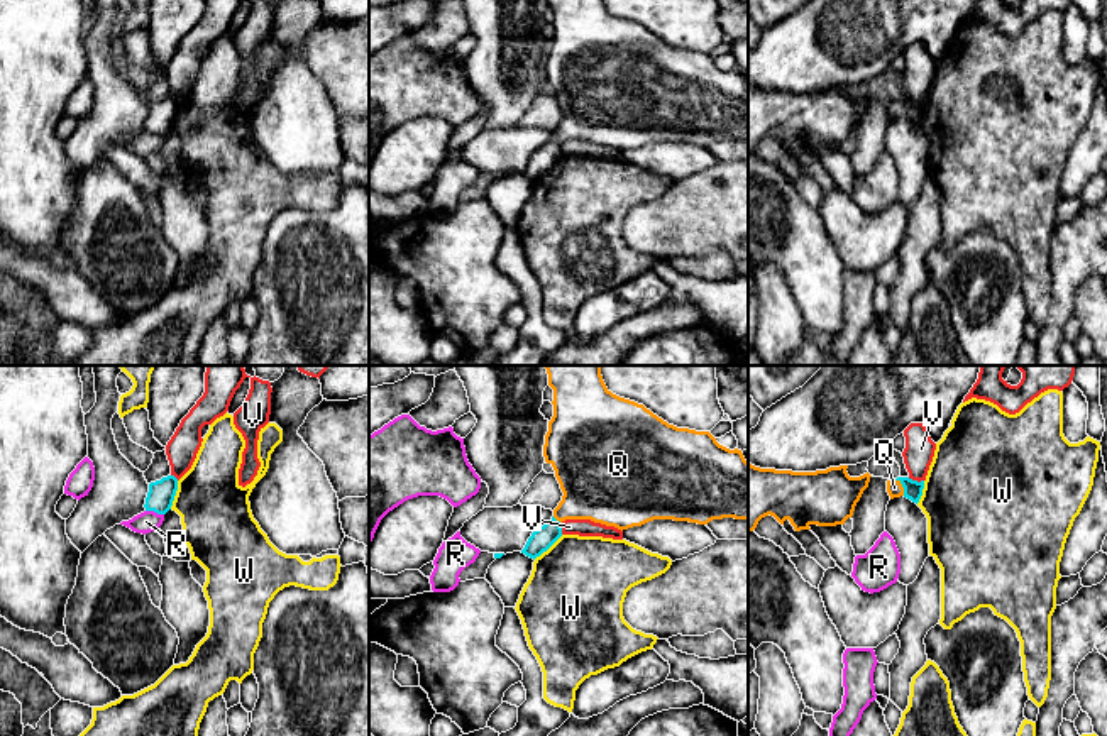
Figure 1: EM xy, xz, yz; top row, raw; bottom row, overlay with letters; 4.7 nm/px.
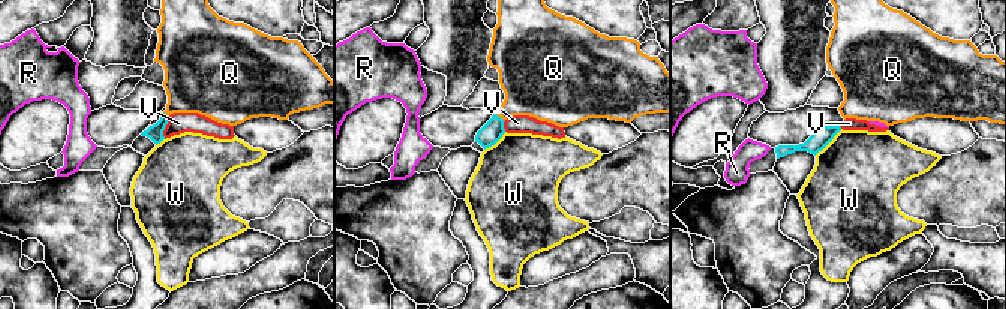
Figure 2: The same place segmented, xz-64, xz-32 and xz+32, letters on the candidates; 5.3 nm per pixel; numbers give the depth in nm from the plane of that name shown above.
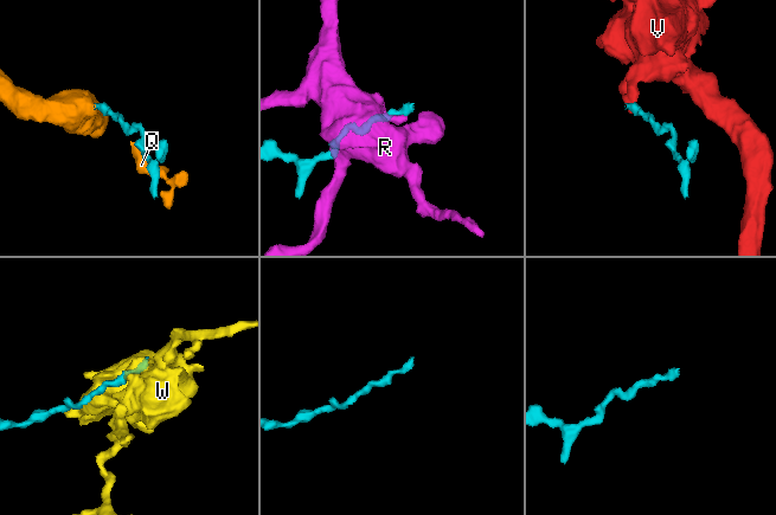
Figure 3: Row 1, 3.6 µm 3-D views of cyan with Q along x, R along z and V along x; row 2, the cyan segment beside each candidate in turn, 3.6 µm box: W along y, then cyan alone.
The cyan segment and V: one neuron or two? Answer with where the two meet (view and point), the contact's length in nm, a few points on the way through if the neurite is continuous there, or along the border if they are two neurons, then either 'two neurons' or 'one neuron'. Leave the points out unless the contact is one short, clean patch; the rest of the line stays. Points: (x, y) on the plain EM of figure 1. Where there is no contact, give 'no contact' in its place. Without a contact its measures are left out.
yz (916, 102) | 80 nm | along yz (908, 98), (923, 102) | two neurons

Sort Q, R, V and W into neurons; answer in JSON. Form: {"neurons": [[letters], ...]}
{"neurons": [["Q"], ["R"], ["V"], ["W"]]}

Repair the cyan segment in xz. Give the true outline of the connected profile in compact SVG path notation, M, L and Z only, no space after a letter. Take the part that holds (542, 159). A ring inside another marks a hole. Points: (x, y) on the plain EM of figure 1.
M548 0L554 10L554 37L545 56L543 78L555 91L564 113L554 137L535 151L521 174L540 178L560 157L565 140L591 140L618 151L642 147L653 140L708 146L713 140L748 140L748 83L741 71L730 71L709 52L669 46L643 25L613 15L603 0Z

